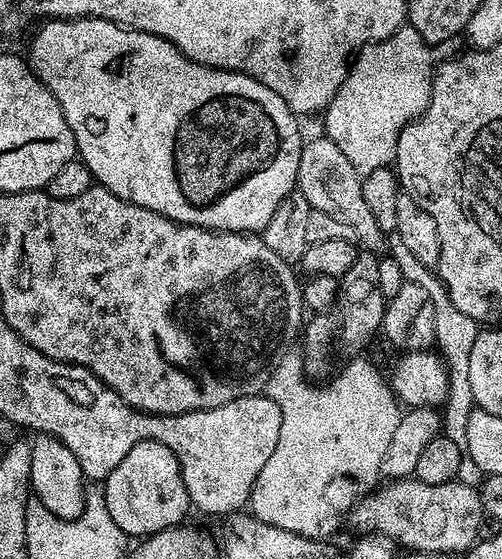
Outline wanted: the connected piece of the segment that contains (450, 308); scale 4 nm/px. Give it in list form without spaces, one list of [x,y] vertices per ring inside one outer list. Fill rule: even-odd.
[[[399,244],[393,245],[393,249],[391,247],[390,255],[398,262],[399,269],[402,270],[404,274],[405,281],[423,284],[434,301],[435,347],[441,360],[444,361],[444,367],[447,370],[448,378],[447,398],[442,405],[442,434],[448,437],[450,442],[457,444],[457,449],[462,455],[461,465],[458,468],[457,480],[459,480],[461,484],[477,487],[483,483],[484,475],[480,468],[476,466],[468,452],[466,429],[470,414],[475,408],[469,380],[470,349],[474,346],[474,340],[477,338],[480,326],[476,320],[470,318],[468,314],[463,314],[462,310],[454,306],[453,300],[447,296],[444,284],[441,283],[435,275],[429,274],[425,265],[418,262],[418,258],[414,258],[412,254]]]

